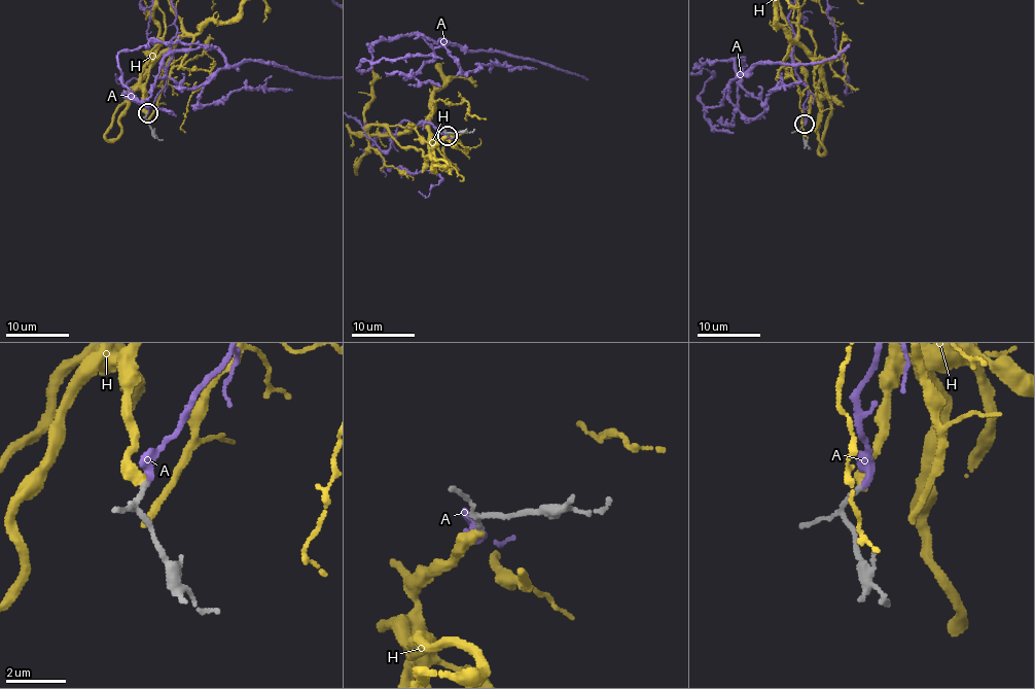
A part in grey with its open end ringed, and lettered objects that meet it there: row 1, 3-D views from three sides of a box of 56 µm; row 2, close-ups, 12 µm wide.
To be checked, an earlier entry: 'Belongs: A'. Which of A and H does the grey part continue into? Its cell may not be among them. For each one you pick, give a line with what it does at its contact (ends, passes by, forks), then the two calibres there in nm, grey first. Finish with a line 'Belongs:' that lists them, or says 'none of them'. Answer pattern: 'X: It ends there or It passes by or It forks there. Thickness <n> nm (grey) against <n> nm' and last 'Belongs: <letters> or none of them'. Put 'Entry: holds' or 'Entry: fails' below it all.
A: It ends there. Thickness 110 nm (grey) against 260 nm
Belongs: A
Entry: holds

